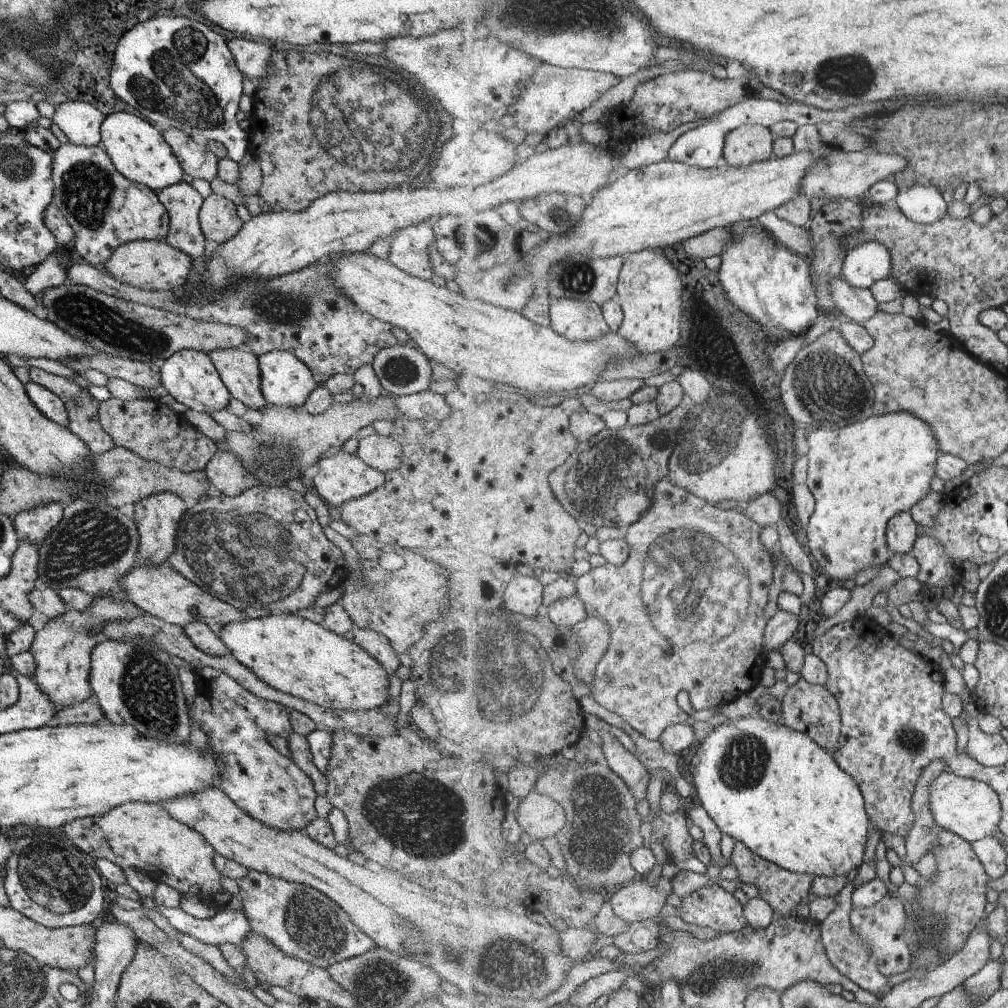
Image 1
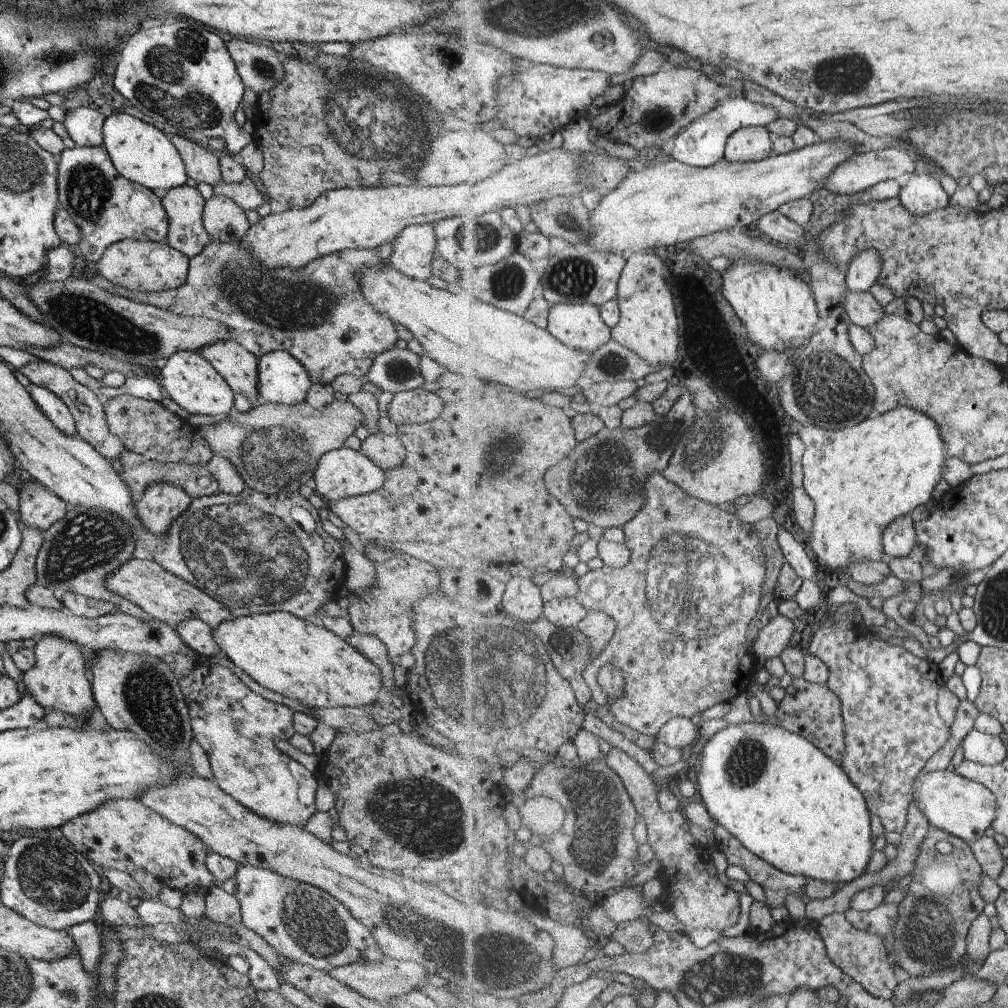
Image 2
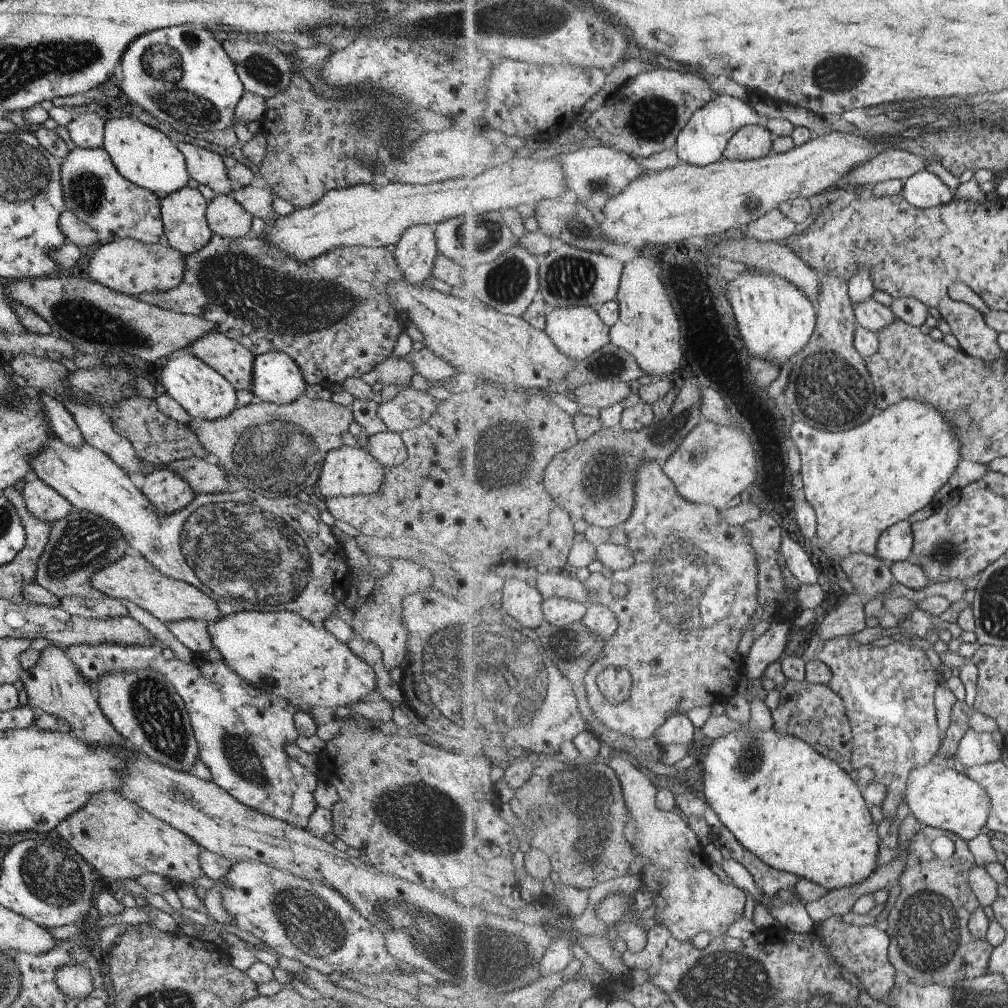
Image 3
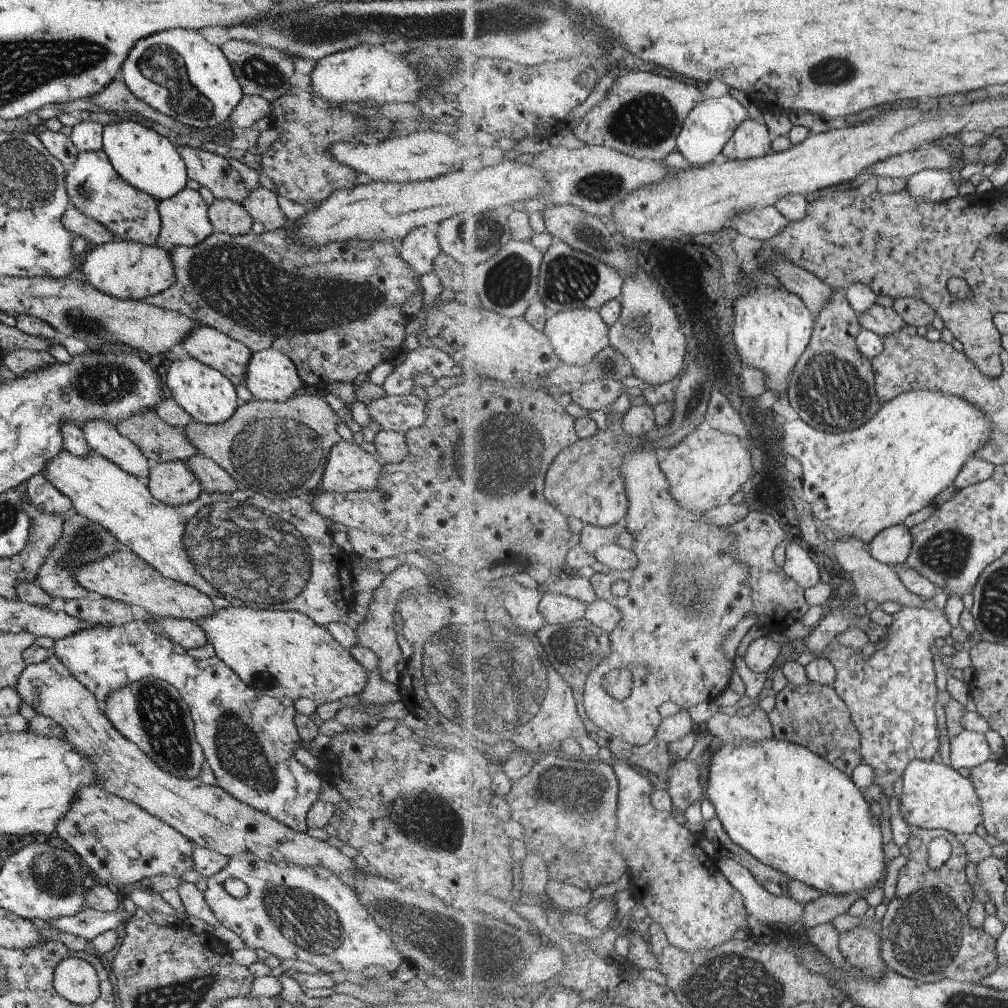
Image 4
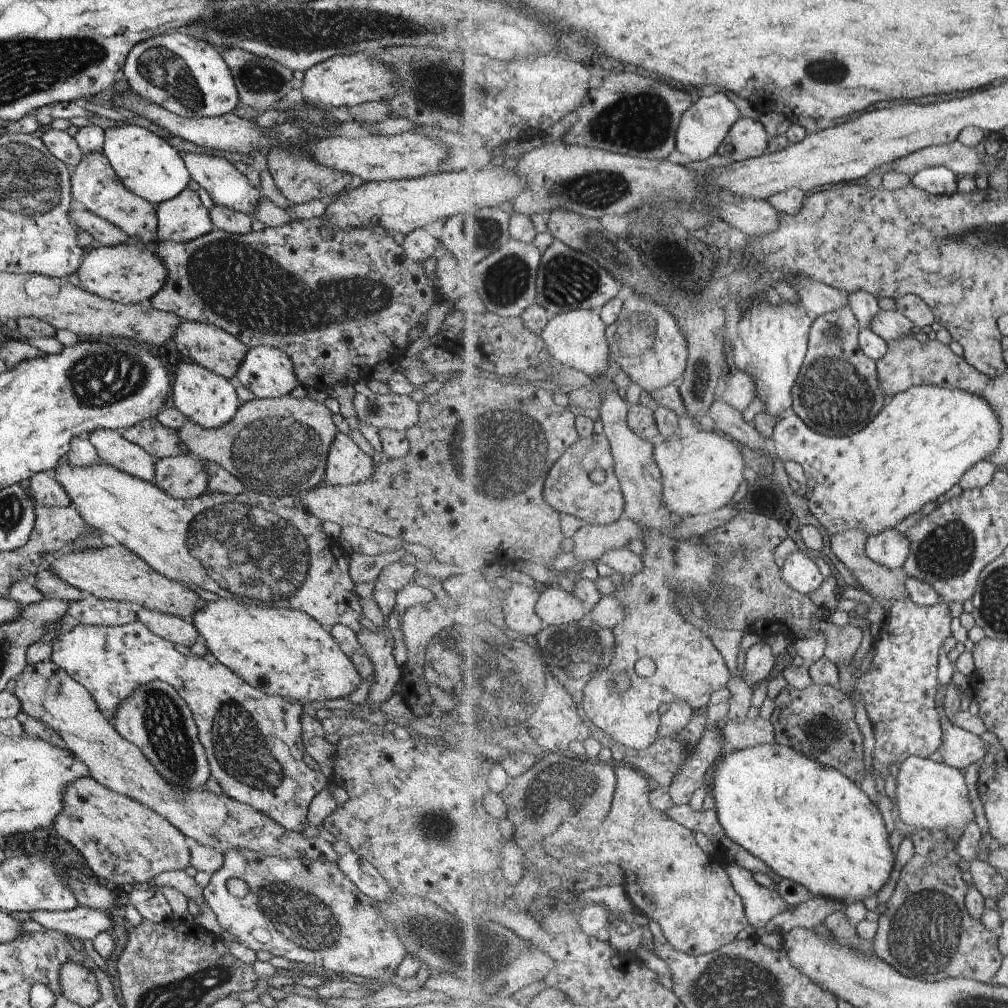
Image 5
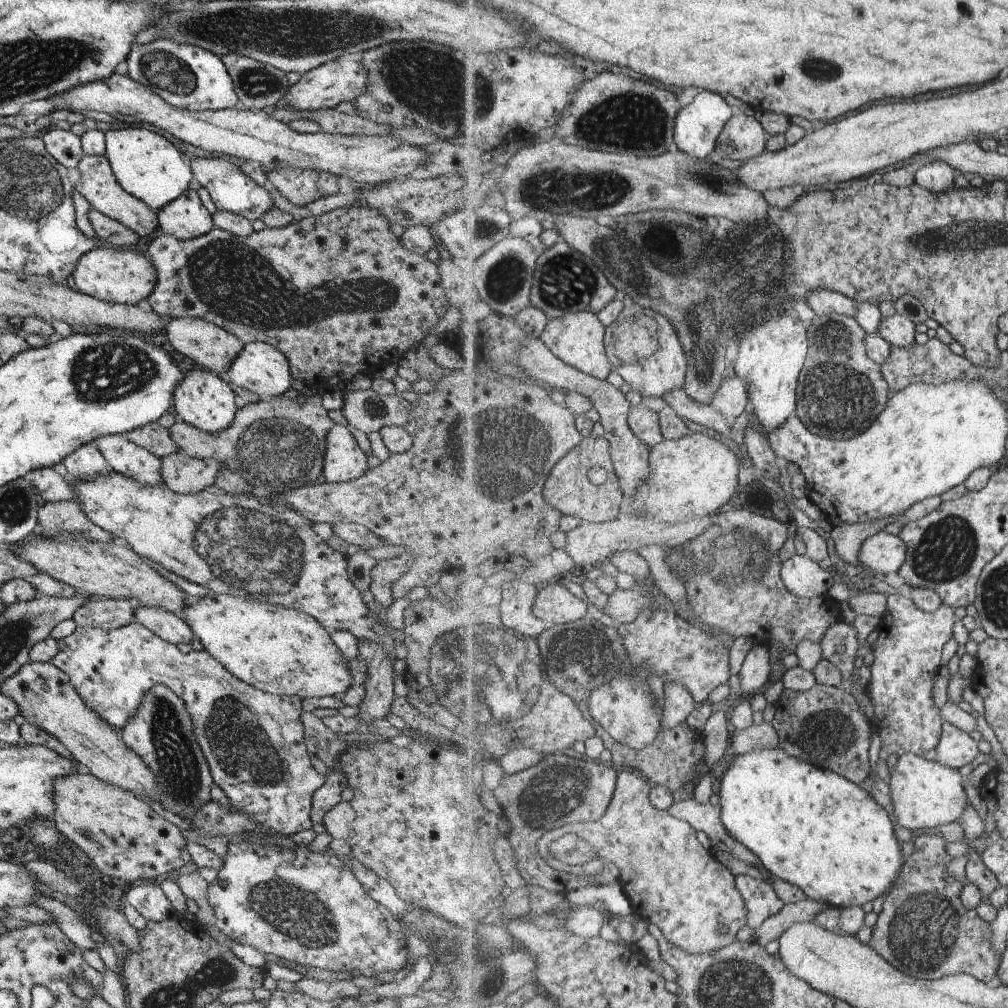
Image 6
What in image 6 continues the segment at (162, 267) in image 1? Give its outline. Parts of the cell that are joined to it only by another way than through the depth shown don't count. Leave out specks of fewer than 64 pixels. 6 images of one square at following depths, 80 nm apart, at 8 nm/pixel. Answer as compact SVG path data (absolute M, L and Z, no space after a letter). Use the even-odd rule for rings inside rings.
M93 247L82 254L72 272L75 290L92 296L100 301L137 305L147 298L156 283L156 268L150 263L146 254L134 248Z

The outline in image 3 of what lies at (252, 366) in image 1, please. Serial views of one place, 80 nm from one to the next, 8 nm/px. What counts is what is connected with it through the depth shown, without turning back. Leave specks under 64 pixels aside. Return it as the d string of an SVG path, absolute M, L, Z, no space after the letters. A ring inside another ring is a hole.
M213 331L191 344L189 351L208 367L216 370L235 392L250 392L252 389L254 356L242 344Z

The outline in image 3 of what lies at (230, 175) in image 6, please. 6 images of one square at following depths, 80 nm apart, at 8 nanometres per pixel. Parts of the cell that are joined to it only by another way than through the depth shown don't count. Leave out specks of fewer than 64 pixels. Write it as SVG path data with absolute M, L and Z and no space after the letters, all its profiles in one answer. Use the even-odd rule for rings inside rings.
M185 142L177 143L175 148L184 156L189 178L199 185L208 186L216 195L227 195L234 188L219 154Z

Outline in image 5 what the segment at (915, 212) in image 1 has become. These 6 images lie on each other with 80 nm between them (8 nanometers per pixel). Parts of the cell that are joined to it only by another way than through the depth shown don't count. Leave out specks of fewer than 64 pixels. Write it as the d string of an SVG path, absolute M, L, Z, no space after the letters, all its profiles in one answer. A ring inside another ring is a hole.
M931 167L912 177L912 184L935 196L957 193L959 176L947 167Z

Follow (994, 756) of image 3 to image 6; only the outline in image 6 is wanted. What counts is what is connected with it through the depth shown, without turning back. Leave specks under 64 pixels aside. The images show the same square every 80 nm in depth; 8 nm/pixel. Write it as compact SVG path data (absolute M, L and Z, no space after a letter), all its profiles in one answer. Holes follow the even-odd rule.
M944 721L944 734L935 749L937 761L951 768L963 768L979 756L977 735L961 730L957 725Z

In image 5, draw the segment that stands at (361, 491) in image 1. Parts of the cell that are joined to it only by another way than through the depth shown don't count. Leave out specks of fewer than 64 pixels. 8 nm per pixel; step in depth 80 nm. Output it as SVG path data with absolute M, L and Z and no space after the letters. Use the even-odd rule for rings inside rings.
M337 432L326 456L323 484L354 485L368 481L376 462L376 458L365 455L349 436Z

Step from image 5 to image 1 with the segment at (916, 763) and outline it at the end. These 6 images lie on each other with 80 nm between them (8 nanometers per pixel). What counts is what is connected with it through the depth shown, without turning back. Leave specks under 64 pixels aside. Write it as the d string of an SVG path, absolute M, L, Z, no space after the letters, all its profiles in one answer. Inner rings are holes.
M941 772L931 783L929 806L939 827L962 836L970 843L1001 832L1000 796L988 782L962 777L953 772Z

